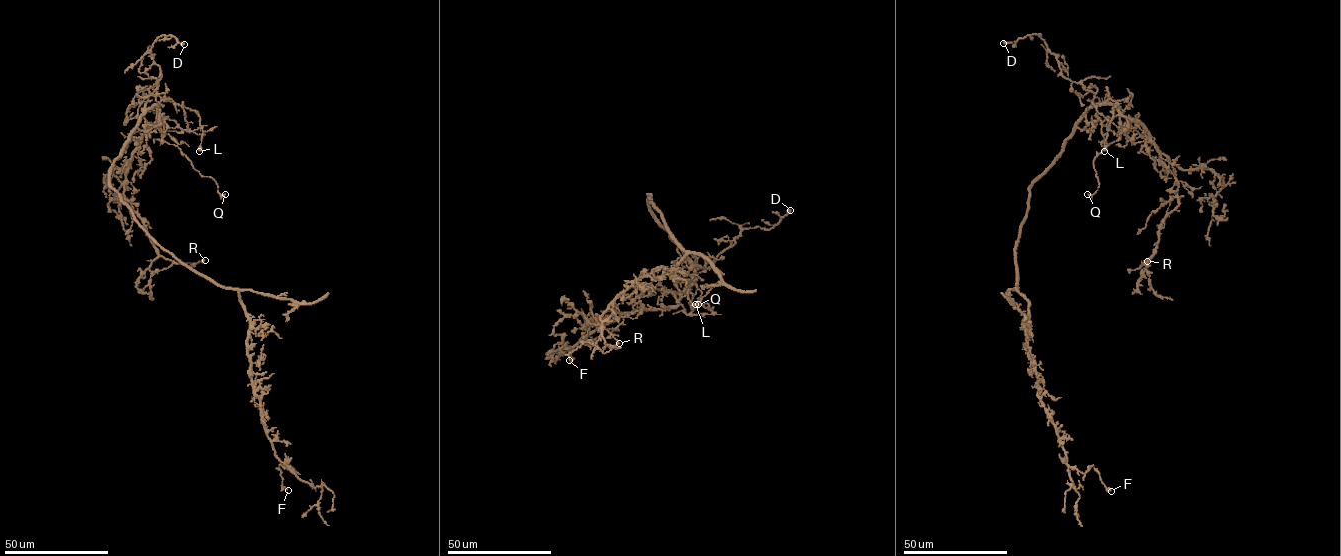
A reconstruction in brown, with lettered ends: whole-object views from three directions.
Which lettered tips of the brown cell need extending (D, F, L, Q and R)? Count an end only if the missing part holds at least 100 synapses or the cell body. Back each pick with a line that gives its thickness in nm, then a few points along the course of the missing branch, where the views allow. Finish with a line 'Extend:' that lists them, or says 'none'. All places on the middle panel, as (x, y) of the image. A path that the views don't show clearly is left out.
Extend: none

